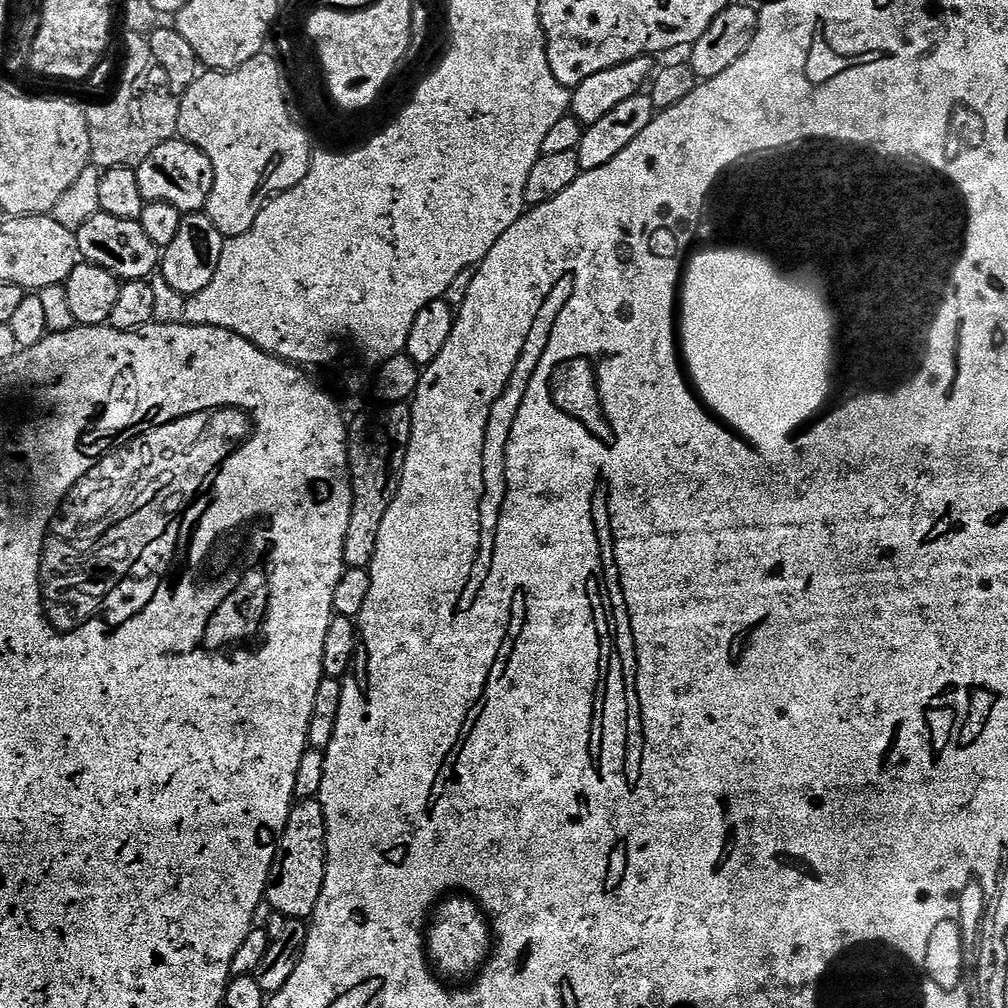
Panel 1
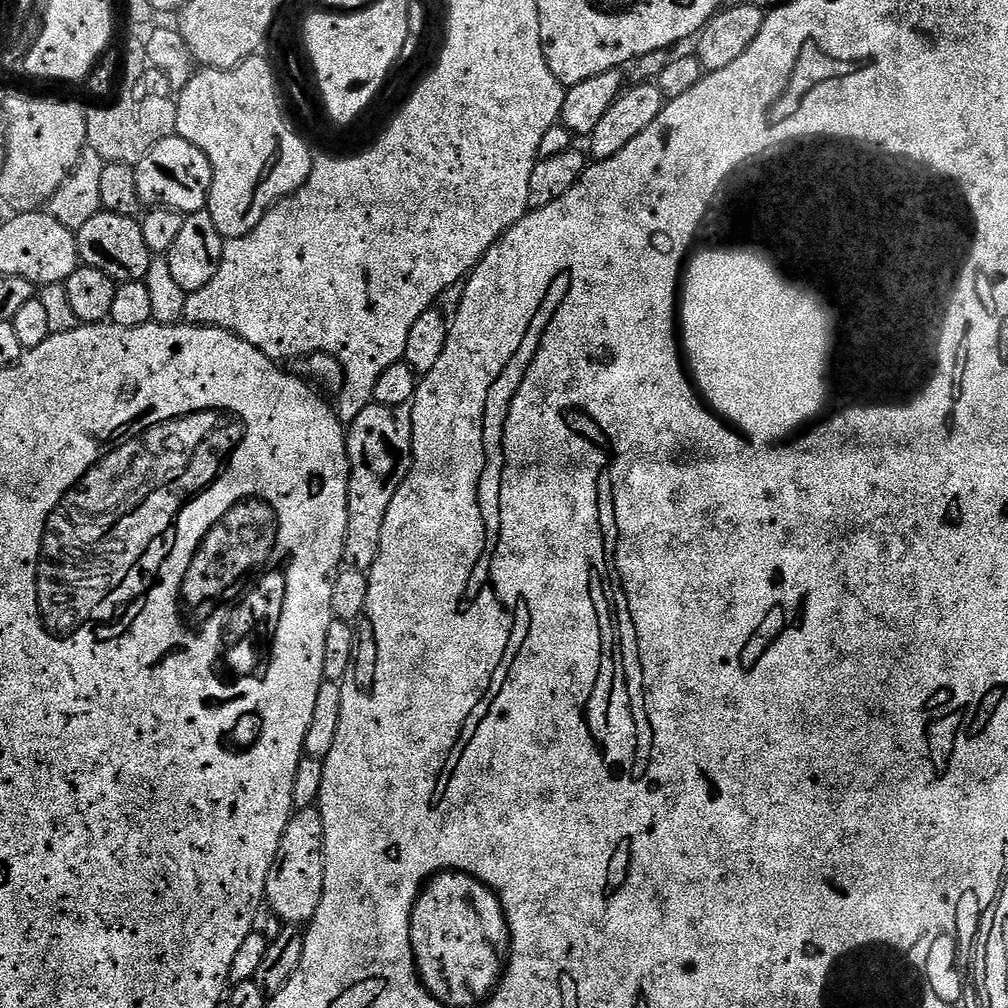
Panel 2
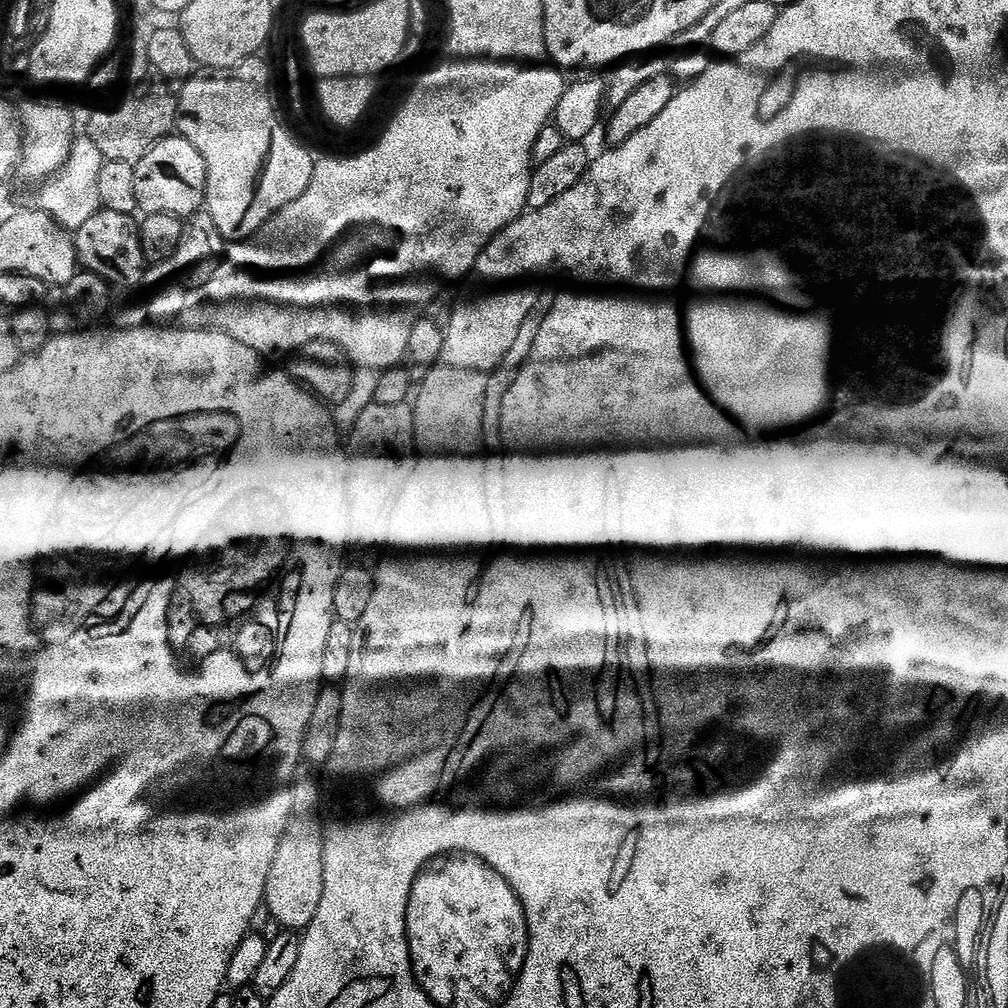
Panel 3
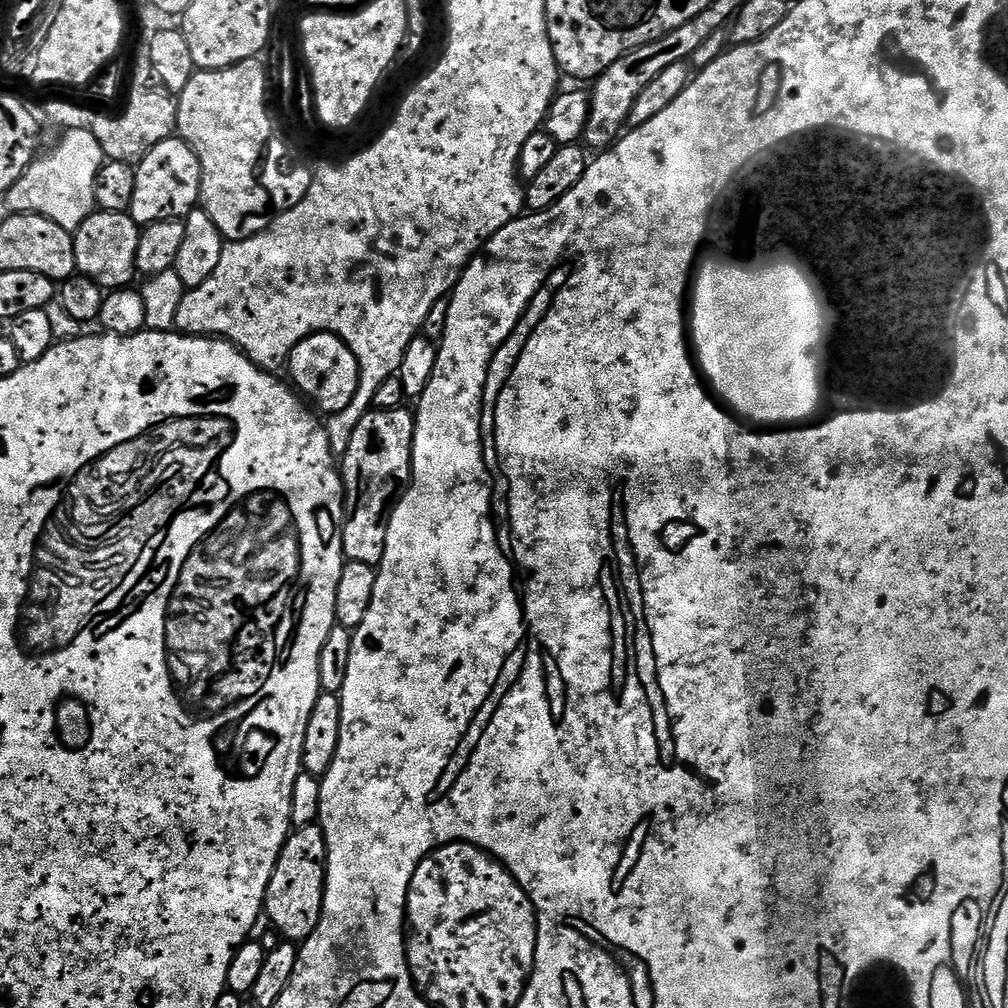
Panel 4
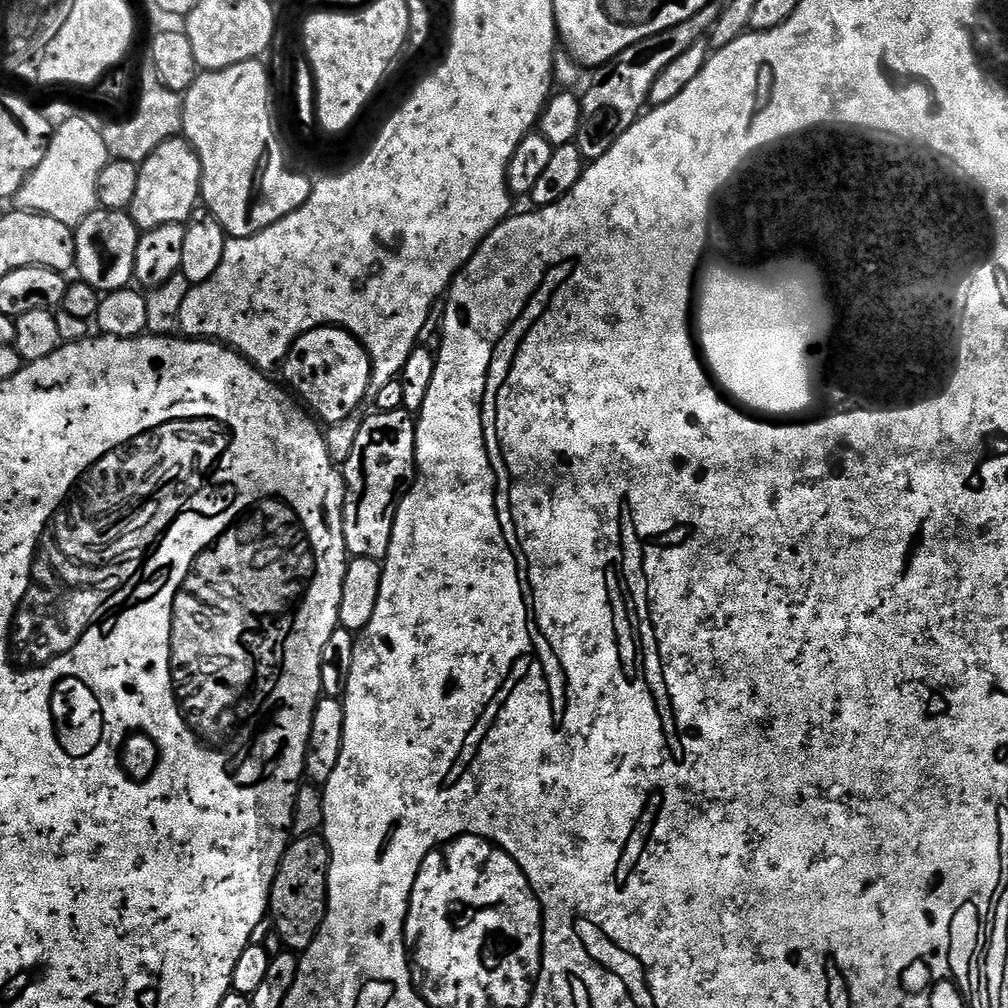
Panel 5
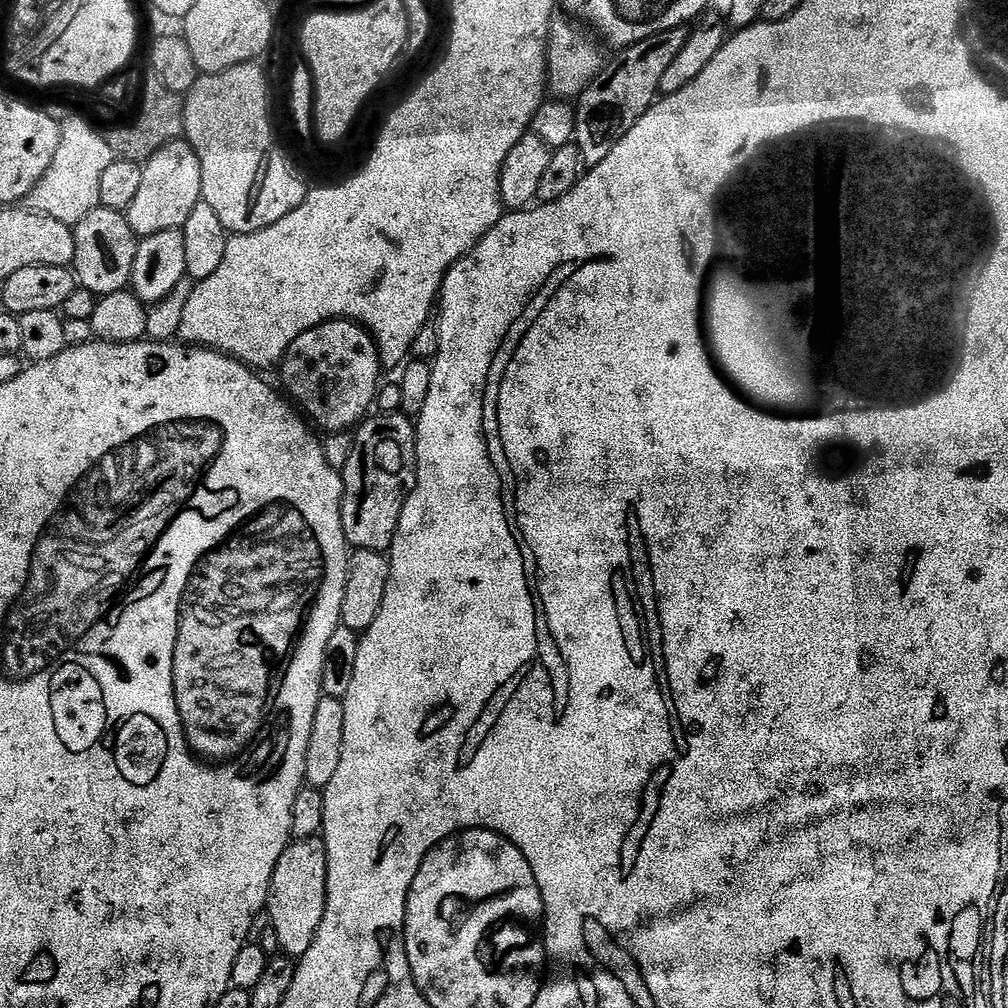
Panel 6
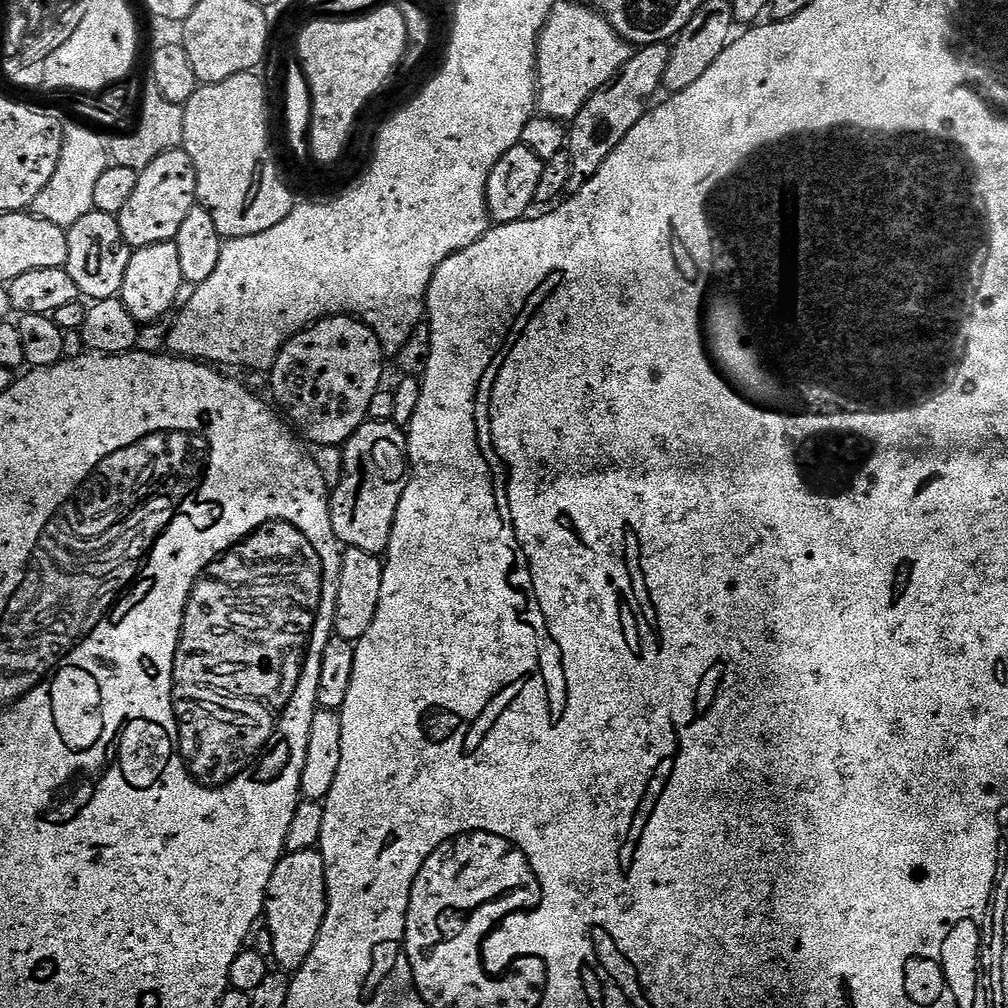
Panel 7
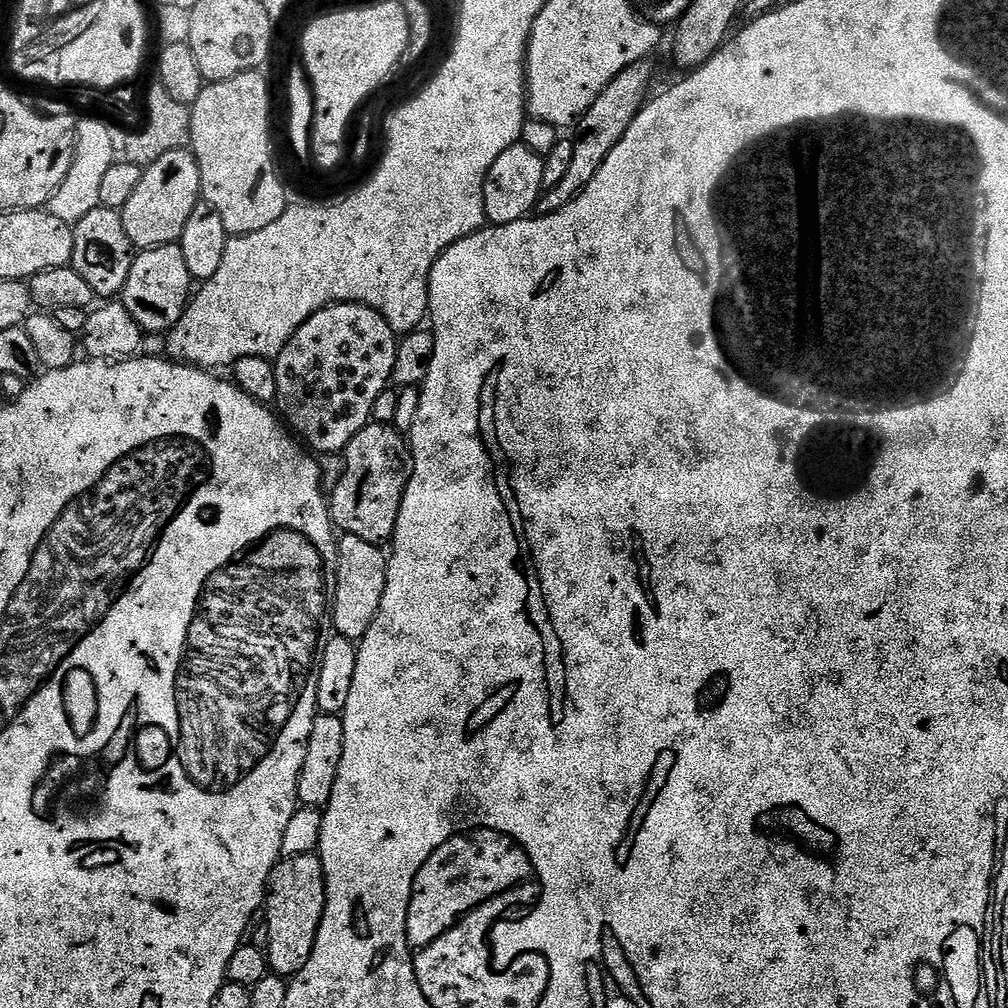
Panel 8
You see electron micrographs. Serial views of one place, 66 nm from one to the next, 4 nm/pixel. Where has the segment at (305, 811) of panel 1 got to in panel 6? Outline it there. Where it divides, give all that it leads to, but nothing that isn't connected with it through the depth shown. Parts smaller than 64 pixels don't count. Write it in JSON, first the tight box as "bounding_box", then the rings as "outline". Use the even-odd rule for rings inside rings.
{"bounding_box":[266,840,328,958],"outline":[[[312,840],[289,843],[282,858],[278,858],[278,866],[274,866],[266,905],[266,917],[272,923],[276,944],[284,951],[281,953],[285,957],[299,958],[306,954],[306,950],[310,950],[310,942],[314,942],[327,905],[328,859],[323,843]]]}

